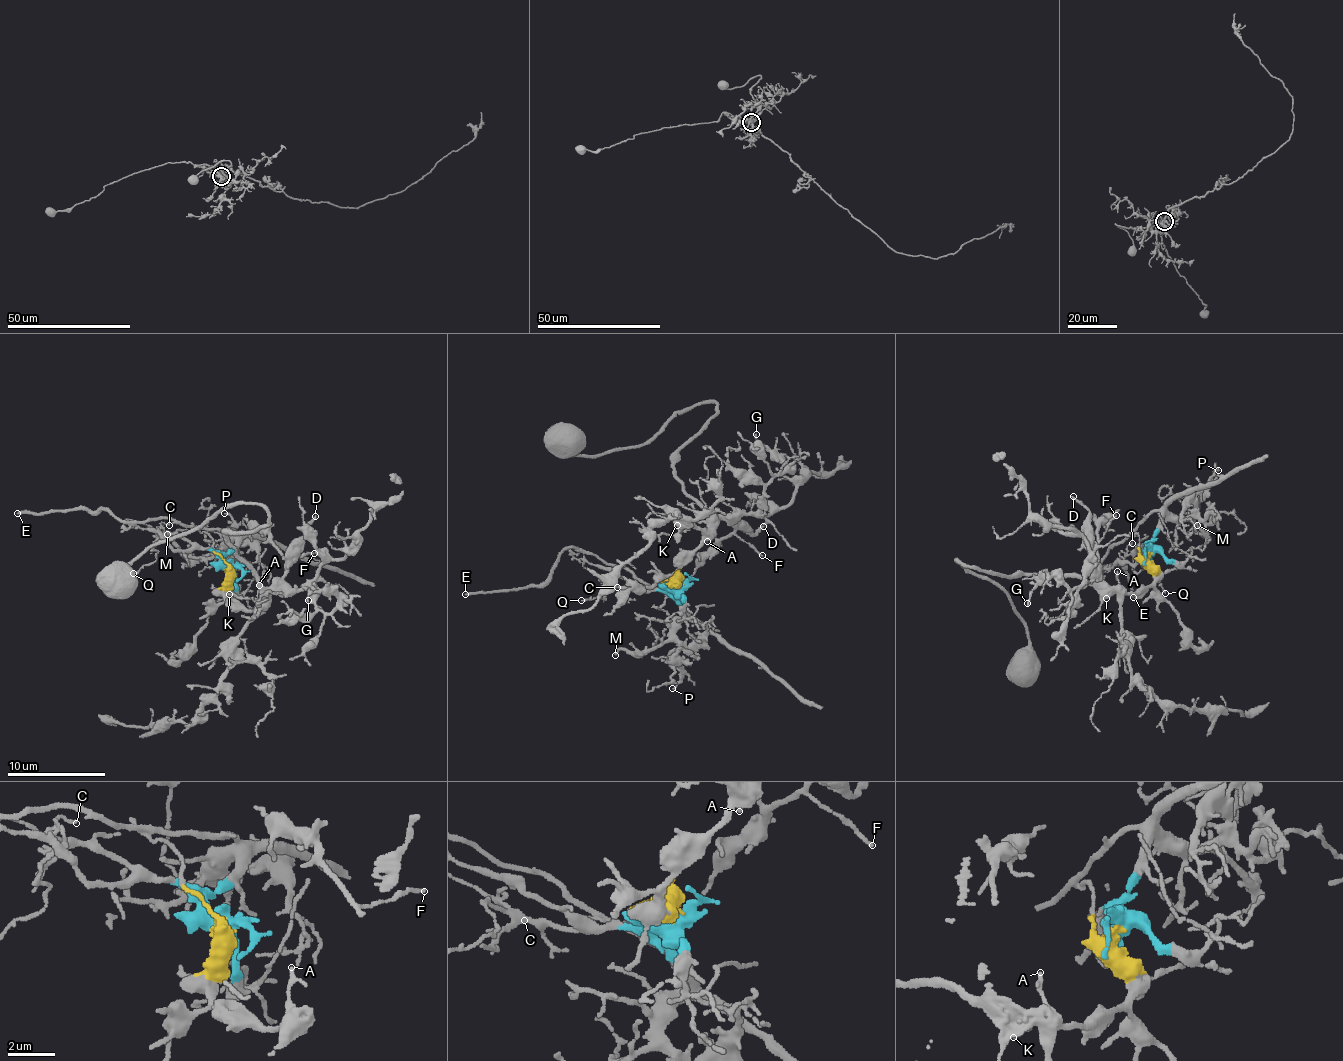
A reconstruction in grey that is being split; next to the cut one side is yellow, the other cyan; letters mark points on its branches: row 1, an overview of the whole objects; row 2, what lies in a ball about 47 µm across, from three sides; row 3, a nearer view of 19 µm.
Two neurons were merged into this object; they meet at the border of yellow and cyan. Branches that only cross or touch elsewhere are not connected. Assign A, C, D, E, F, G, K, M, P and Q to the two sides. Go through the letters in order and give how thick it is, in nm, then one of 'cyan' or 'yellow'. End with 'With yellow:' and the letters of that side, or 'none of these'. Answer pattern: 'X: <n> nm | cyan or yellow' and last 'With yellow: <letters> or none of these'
A: 180 nm | yellow
C: 90 nm | cyan
D: 180 nm | yellow
E: 200 nm | cyan
F: 120 nm | yellow
G: 120 nm | yellow
K: 160 nm | yellow
M: 190 nm | cyan
P: 130 nm | cyan
Q: 130 nm | cyan
With yellow: A, D, F, G, K

